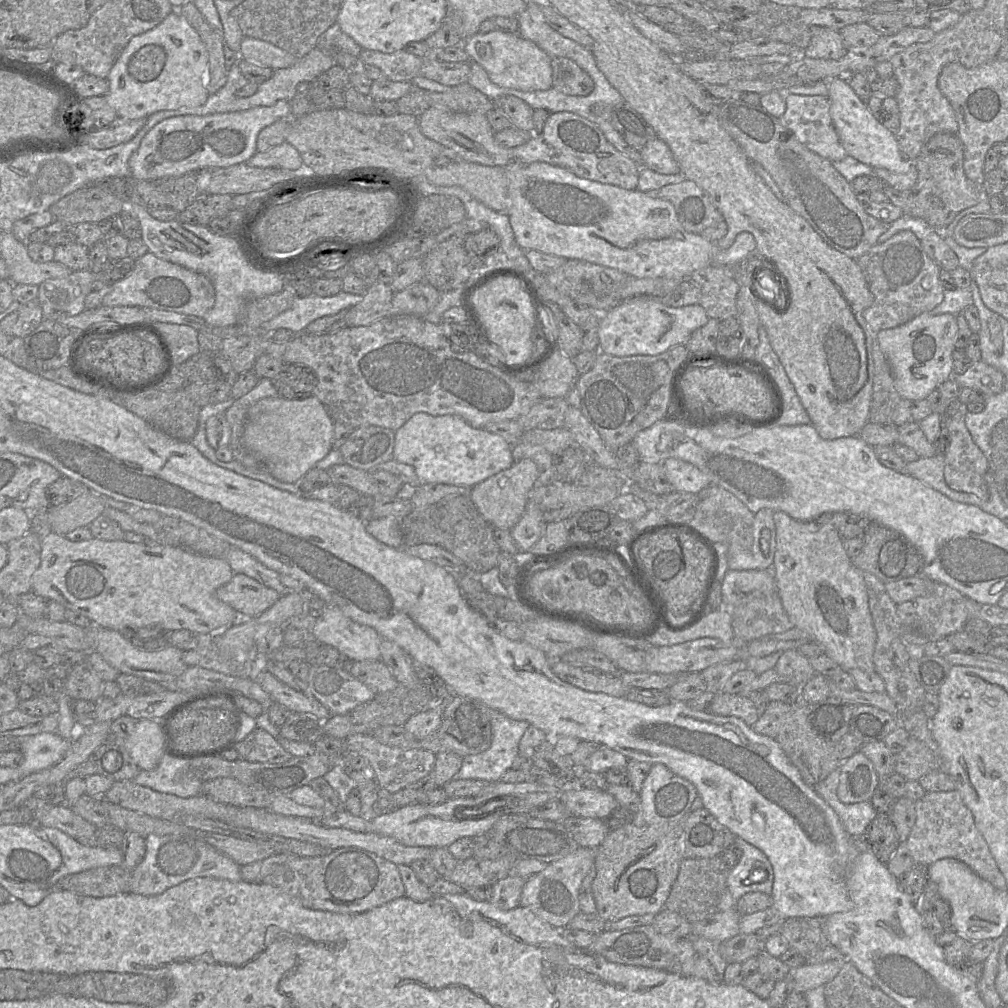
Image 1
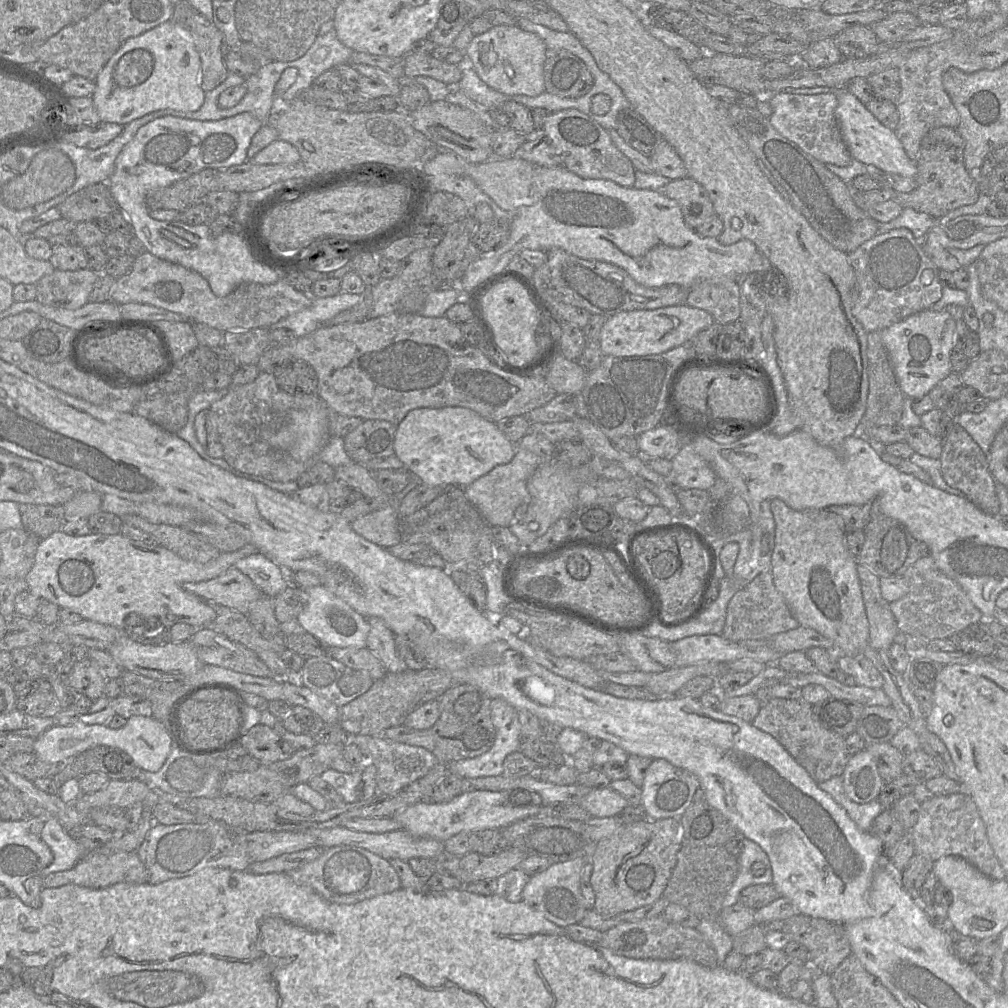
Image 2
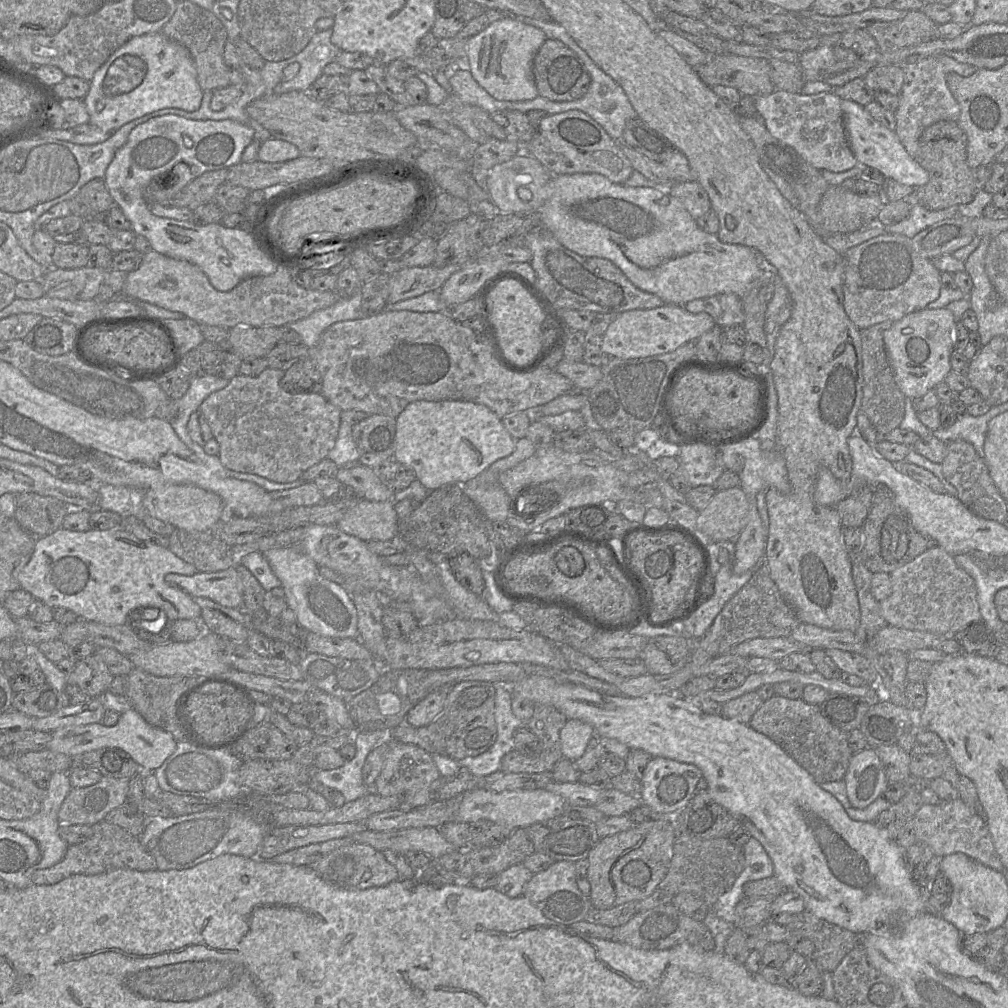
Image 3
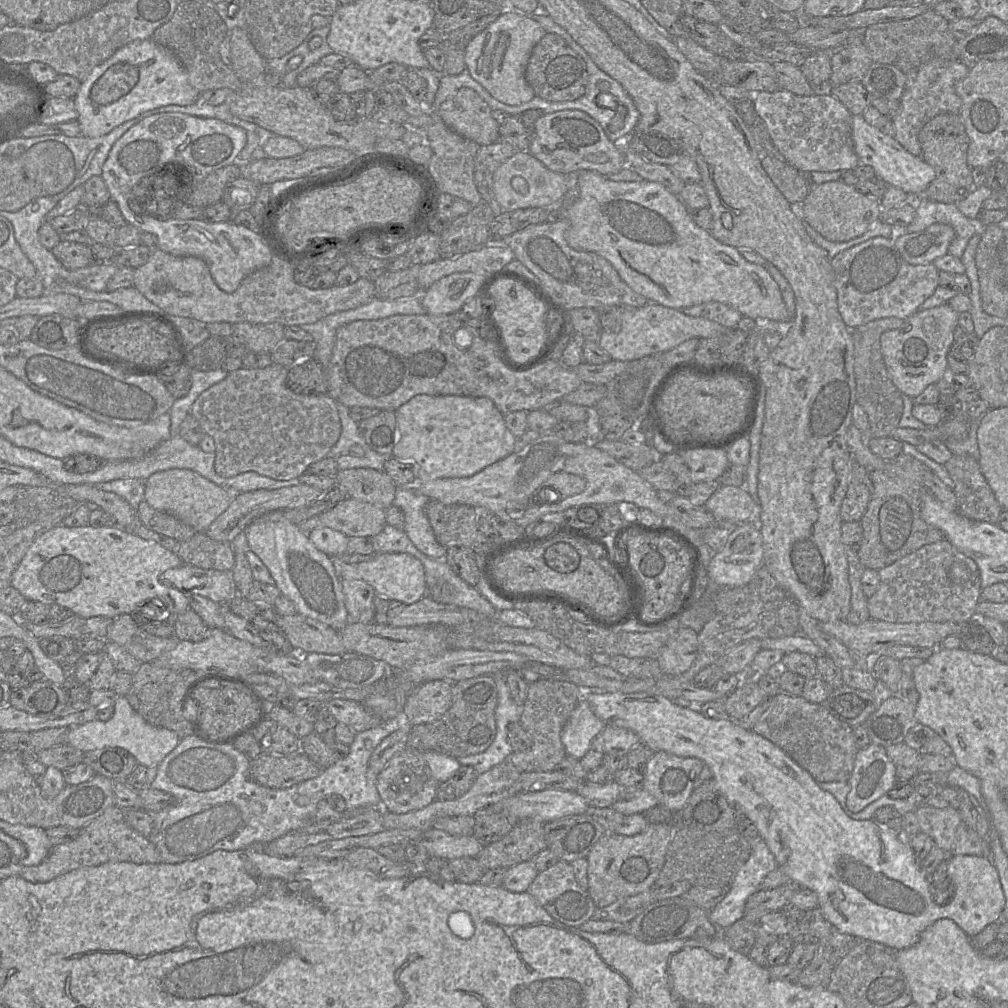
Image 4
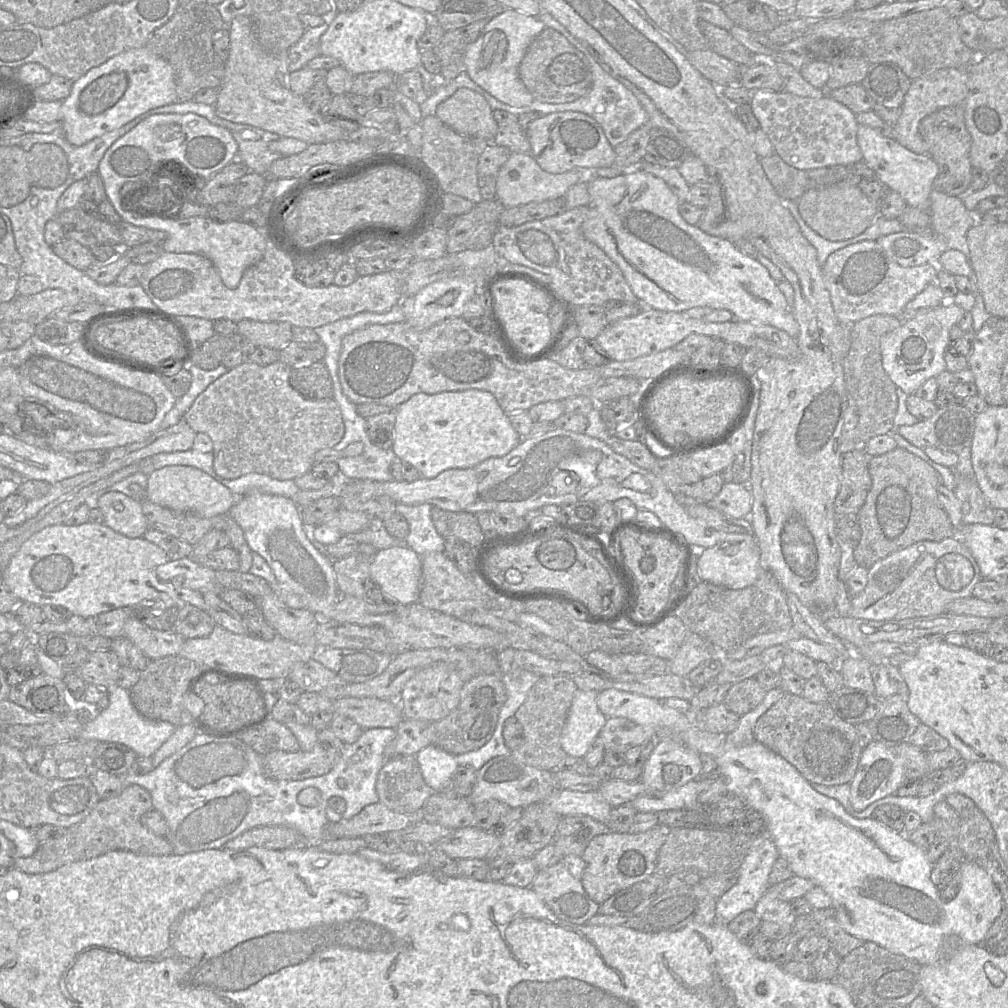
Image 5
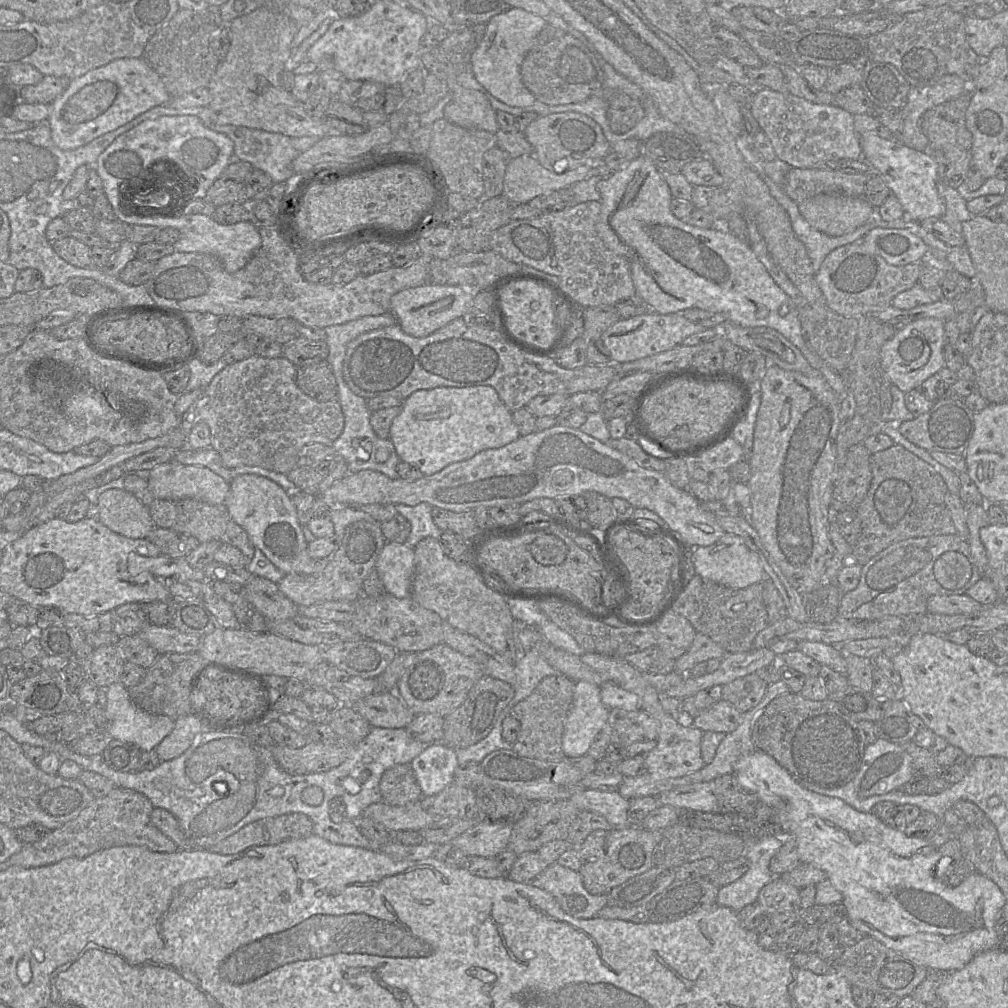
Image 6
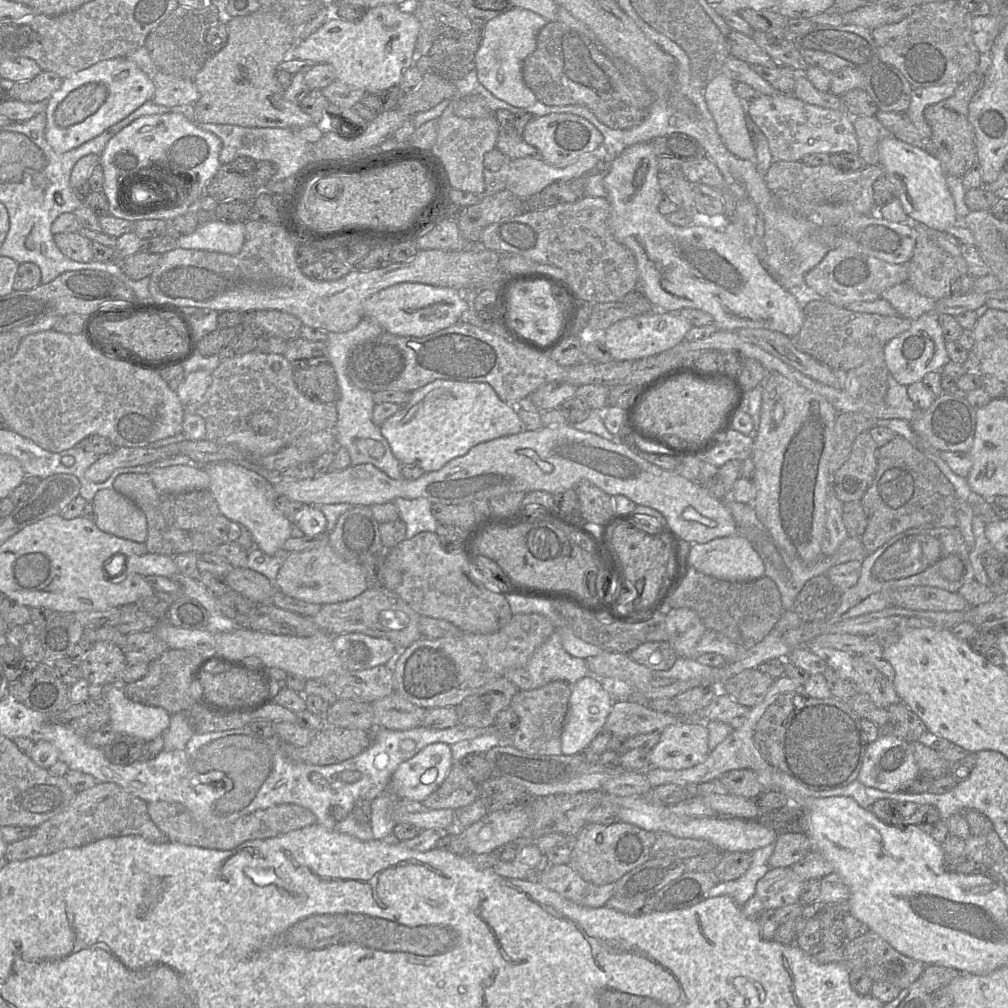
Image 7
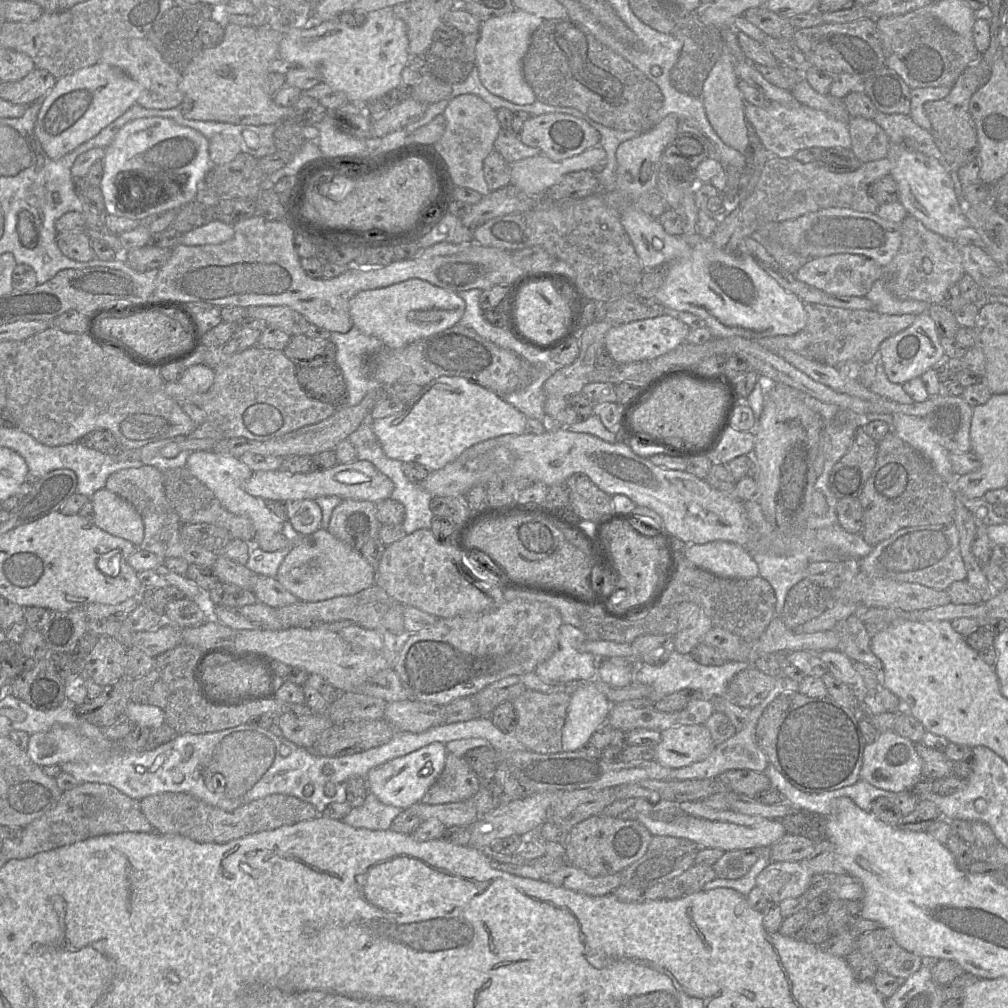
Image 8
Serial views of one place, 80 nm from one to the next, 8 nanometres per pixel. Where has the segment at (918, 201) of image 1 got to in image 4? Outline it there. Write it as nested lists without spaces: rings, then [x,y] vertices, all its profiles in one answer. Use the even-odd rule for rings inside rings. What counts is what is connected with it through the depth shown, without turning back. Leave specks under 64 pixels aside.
[[[946,112],[936,115],[921,128],[918,134],[918,140],[922,149],[921,157],[933,167],[936,173],[935,178],[930,182],[923,196],[937,202],[956,204],[965,199],[973,190],[974,182],[972,167],[967,162],[969,137],[960,113]]]

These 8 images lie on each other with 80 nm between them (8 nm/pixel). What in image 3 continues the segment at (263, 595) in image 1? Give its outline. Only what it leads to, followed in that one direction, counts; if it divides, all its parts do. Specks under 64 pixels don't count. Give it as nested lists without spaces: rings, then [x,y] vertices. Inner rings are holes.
[[[235,566],[217,572],[199,572],[186,576],[167,574],[165,582],[190,596],[208,598],[222,606],[241,609],[243,585]]]

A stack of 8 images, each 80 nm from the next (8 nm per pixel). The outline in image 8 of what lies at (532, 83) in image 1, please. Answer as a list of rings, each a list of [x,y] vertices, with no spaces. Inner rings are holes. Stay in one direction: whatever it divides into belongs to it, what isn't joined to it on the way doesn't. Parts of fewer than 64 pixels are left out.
[[[516,9],[481,23],[476,44],[476,67],[481,83],[489,92],[518,105],[533,104],[536,101],[532,88],[523,76],[523,60],[532,34],[542,22],[542,18]]]

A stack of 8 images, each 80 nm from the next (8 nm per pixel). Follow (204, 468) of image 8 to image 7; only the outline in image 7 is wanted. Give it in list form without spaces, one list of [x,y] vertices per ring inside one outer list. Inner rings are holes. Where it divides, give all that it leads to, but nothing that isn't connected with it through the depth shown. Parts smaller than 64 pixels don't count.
[[[230,461],[204,464],[209,475],[208,490],[212,493],[222,514],[244,525],[251,533],[254,545],[268,555],[283,550],[285,541],[292,537],[291,522],[277,509],[274,486],[258,473]]]

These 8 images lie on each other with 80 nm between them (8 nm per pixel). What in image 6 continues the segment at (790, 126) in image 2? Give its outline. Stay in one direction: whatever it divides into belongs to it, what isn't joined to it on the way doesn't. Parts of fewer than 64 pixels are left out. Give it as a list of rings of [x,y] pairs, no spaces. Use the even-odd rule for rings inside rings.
[[[762,88],[754,93],[750,108],[761,129],[770,139],[776,158],[791,167],[813,168],[819,162],[838,162],[841,159],[859,160],[863,157],[860,137],[855,132],[854,115],[841,107],[834,104],[816,104],[789,92],[780,93]]]

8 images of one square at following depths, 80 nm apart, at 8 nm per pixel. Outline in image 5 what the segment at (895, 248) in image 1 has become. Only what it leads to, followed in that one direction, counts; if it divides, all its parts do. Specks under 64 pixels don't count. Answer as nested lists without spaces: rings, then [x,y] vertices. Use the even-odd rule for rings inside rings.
[[[864,240],[830,254],[822,266],[825,286],[830,293],[835,315],[840,322],[850,324],[872,316],[890,315],[901,317],[907,304],[929,284],[937,281],[939,267],[936,263],[925,263],[918,266],[904,267],[892,260],[876,240]]]

